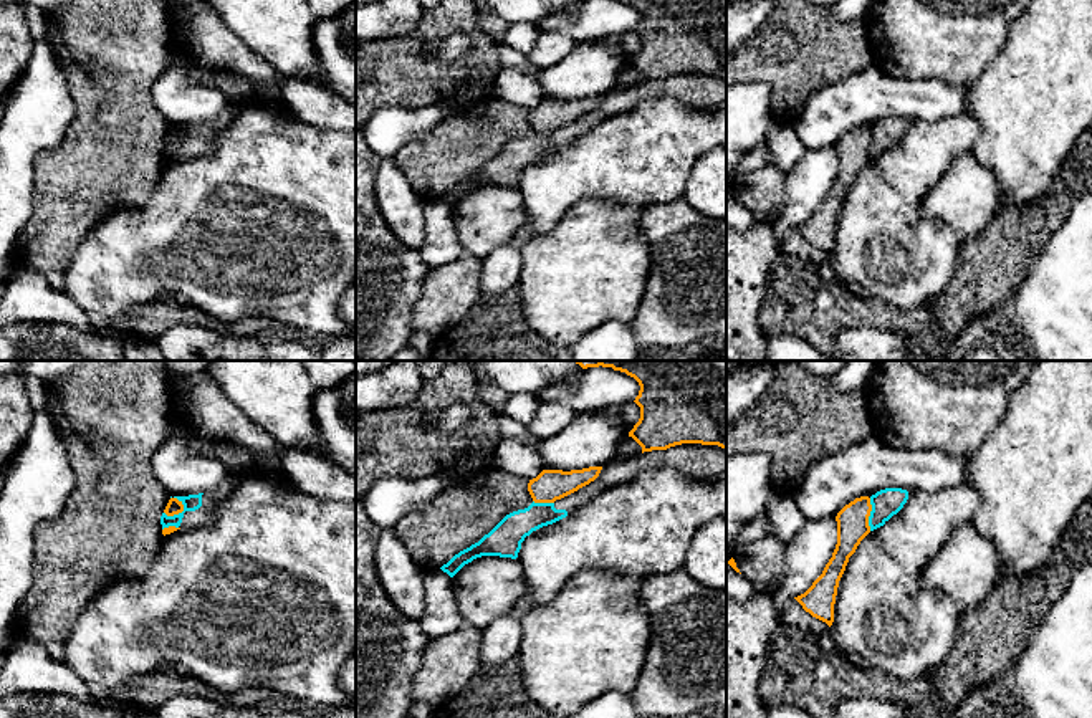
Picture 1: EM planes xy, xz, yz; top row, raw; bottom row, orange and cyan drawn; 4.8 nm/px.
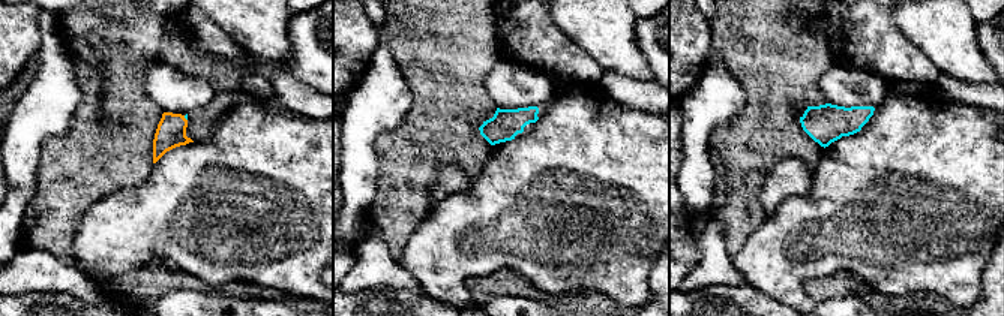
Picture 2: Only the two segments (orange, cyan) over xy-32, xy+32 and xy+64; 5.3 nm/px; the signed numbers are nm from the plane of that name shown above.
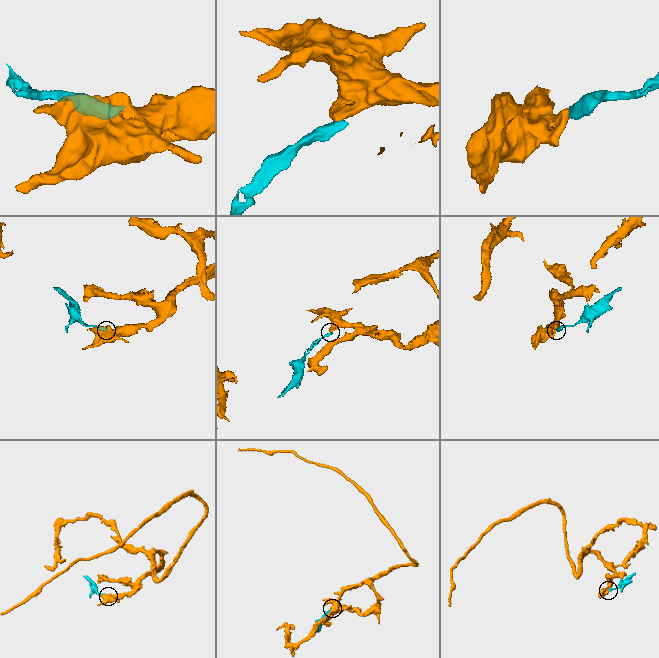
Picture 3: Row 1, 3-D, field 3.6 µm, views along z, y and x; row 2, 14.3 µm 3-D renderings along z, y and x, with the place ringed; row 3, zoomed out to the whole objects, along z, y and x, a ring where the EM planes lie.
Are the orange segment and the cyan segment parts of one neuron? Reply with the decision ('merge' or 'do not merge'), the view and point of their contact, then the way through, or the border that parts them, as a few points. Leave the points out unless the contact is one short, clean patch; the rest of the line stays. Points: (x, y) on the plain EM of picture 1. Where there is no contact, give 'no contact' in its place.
do not merge | xy (177, 143) | along xy (182, 131), (181, 141), (164, 143)

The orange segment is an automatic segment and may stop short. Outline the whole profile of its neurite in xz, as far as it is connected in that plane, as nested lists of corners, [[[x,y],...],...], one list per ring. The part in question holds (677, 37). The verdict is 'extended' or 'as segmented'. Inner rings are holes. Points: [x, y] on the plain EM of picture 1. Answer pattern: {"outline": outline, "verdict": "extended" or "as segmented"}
{"outline": [[[620,0],[639,15],[635,33],[640,48],[629,61],[644,81],[667,79],[682,73],[726,78],[726,0]]], "verdict": "as segmented"}

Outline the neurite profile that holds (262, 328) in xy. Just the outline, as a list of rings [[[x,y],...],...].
[[[243,318],[233,326],[233,329],[240,334],[256,336],[266,341],[295,339],[290,336],[288,324],[266,318]]]

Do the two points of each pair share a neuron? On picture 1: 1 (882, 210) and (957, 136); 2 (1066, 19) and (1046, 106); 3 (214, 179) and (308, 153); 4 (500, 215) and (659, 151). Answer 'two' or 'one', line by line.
1: one
2: one
3: one
4: two

